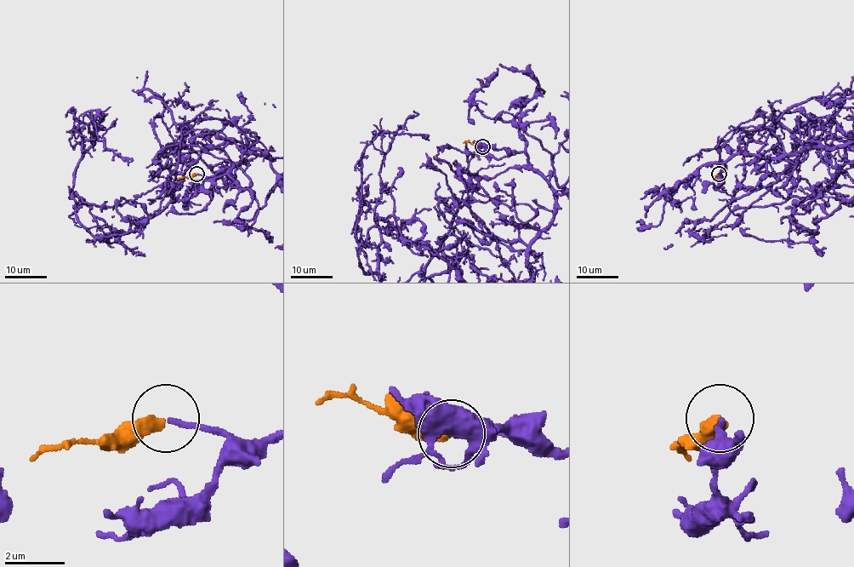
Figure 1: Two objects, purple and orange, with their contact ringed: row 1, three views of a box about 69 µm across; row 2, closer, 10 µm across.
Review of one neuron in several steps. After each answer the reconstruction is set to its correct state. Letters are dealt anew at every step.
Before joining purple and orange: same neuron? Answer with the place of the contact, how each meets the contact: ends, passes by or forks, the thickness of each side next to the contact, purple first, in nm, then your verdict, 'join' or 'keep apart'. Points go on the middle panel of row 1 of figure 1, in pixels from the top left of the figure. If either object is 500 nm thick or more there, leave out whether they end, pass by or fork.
place (482, 146); purple ends; orange ends; calibres 180 and 440 nm; join

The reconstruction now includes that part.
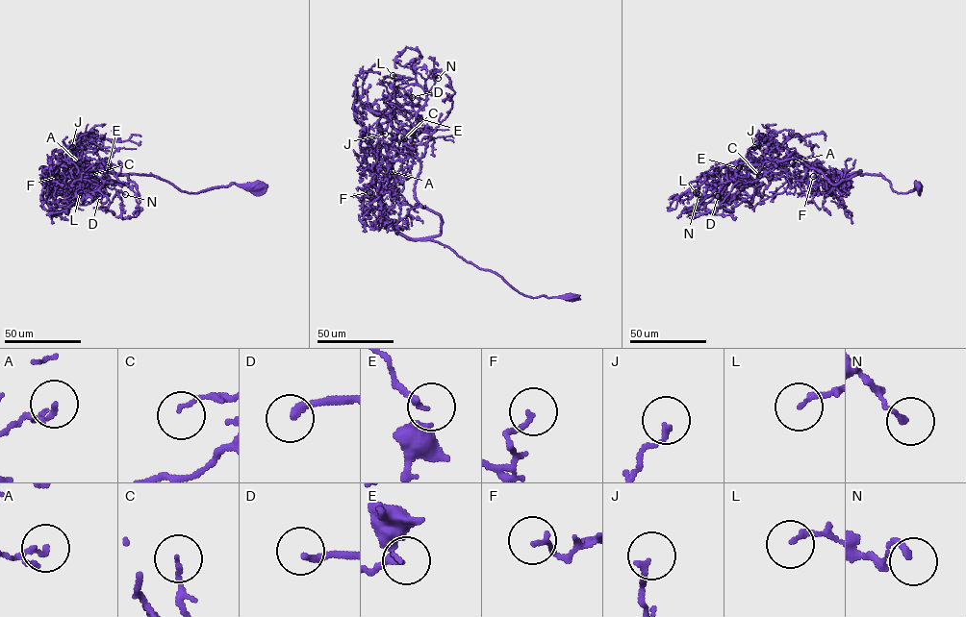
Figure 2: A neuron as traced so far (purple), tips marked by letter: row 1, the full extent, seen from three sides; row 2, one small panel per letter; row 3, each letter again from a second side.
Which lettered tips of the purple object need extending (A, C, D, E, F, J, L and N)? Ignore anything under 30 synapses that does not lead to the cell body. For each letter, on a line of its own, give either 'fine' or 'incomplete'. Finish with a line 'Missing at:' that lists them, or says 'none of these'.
A: fine
C: fine
D: incomplete
E: fine
F: fine
J: fine
L: fine
N: fine
Missing at: D

